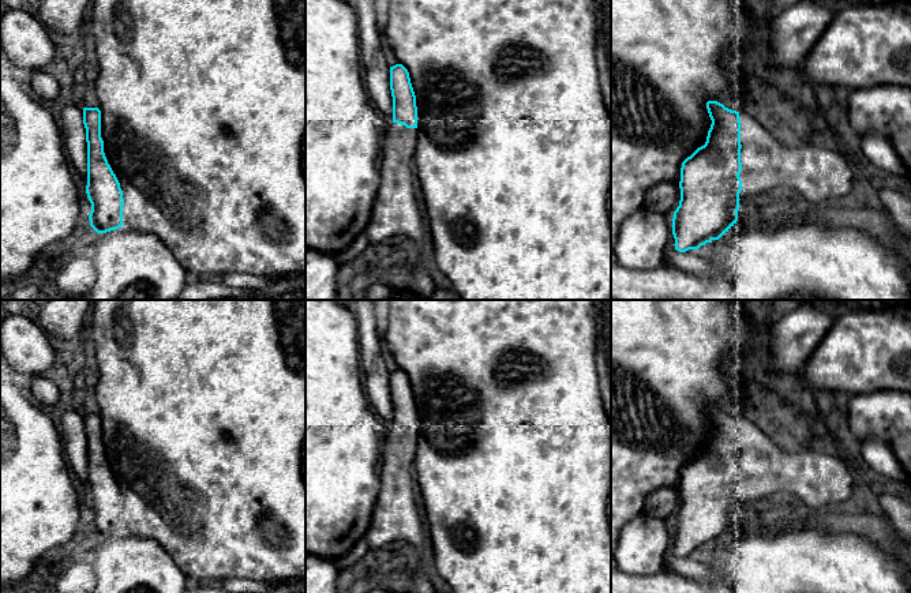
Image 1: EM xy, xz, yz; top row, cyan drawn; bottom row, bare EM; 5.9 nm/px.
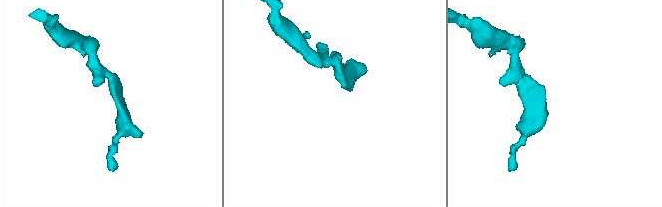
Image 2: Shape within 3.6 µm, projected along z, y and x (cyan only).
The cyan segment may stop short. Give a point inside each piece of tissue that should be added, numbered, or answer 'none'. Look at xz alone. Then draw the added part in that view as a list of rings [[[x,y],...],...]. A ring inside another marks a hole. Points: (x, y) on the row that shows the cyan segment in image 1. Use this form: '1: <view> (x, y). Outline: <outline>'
1: xz (394, 211). Outline: [[[393,121],[383,128],[379,159],[380,185],[365,234],[370,248],[386,243],[393,236],[408,237],[417,244],[416,277],[409,289],[428,300],[435,293],[436,284],[430,277],[423,258],[424,228],[415,196],[416,146],[416,128],[406,128]]]

